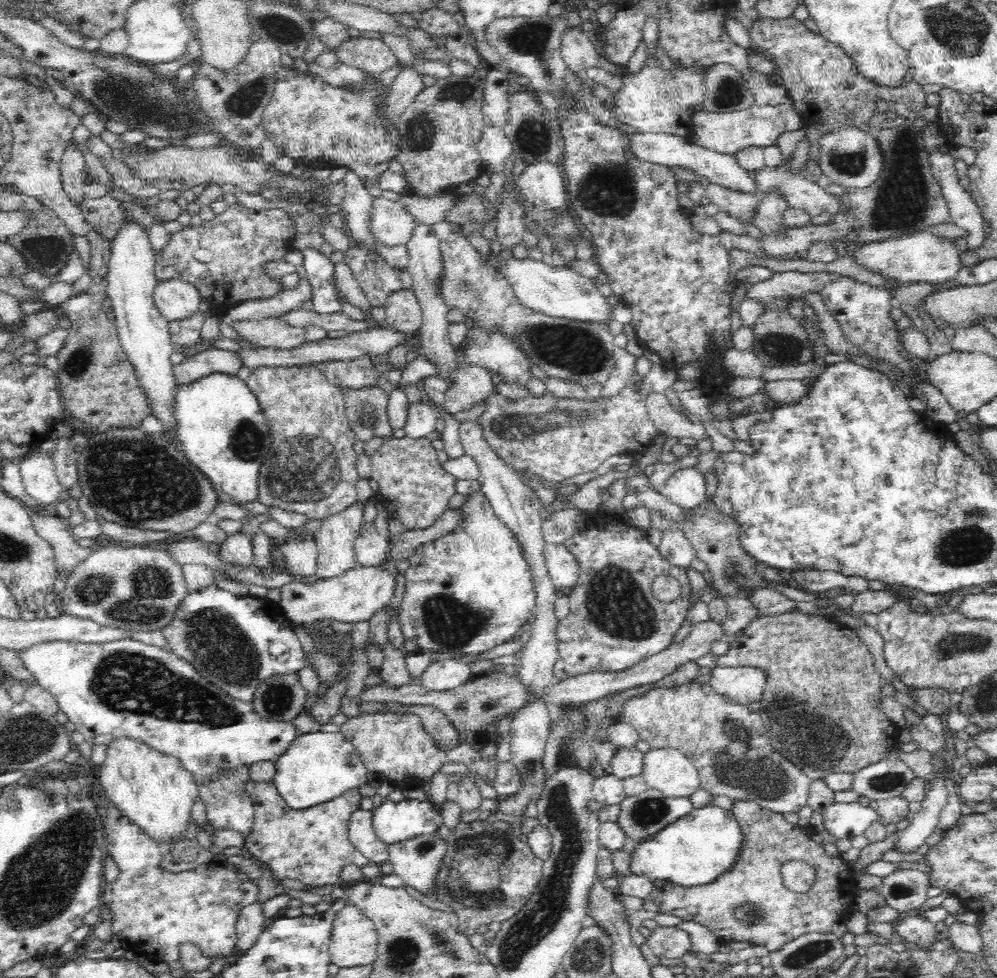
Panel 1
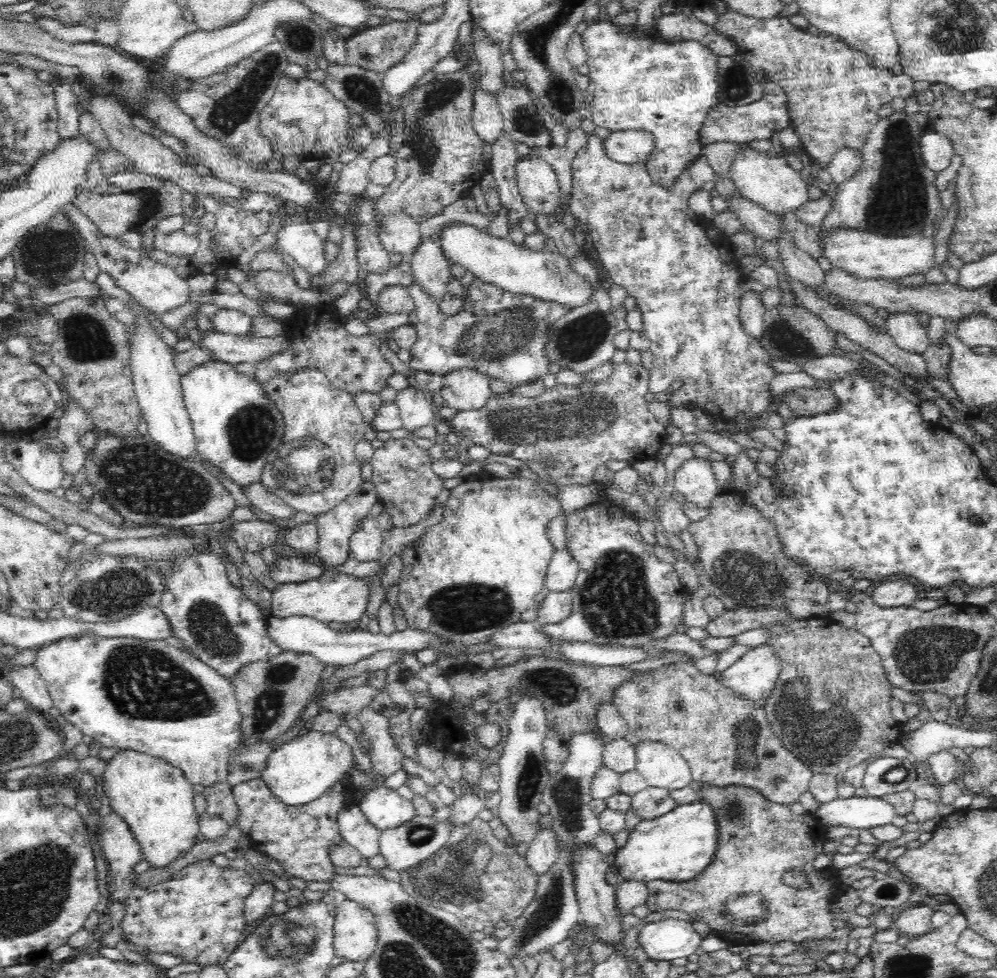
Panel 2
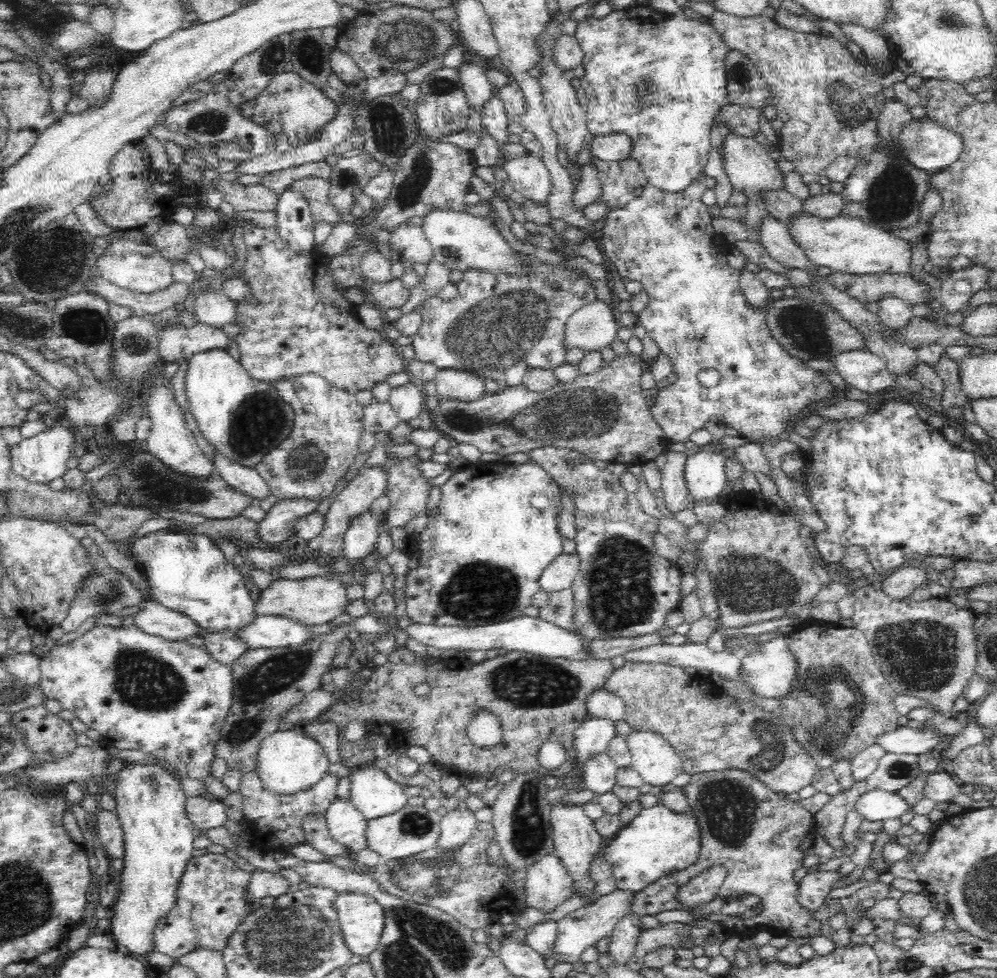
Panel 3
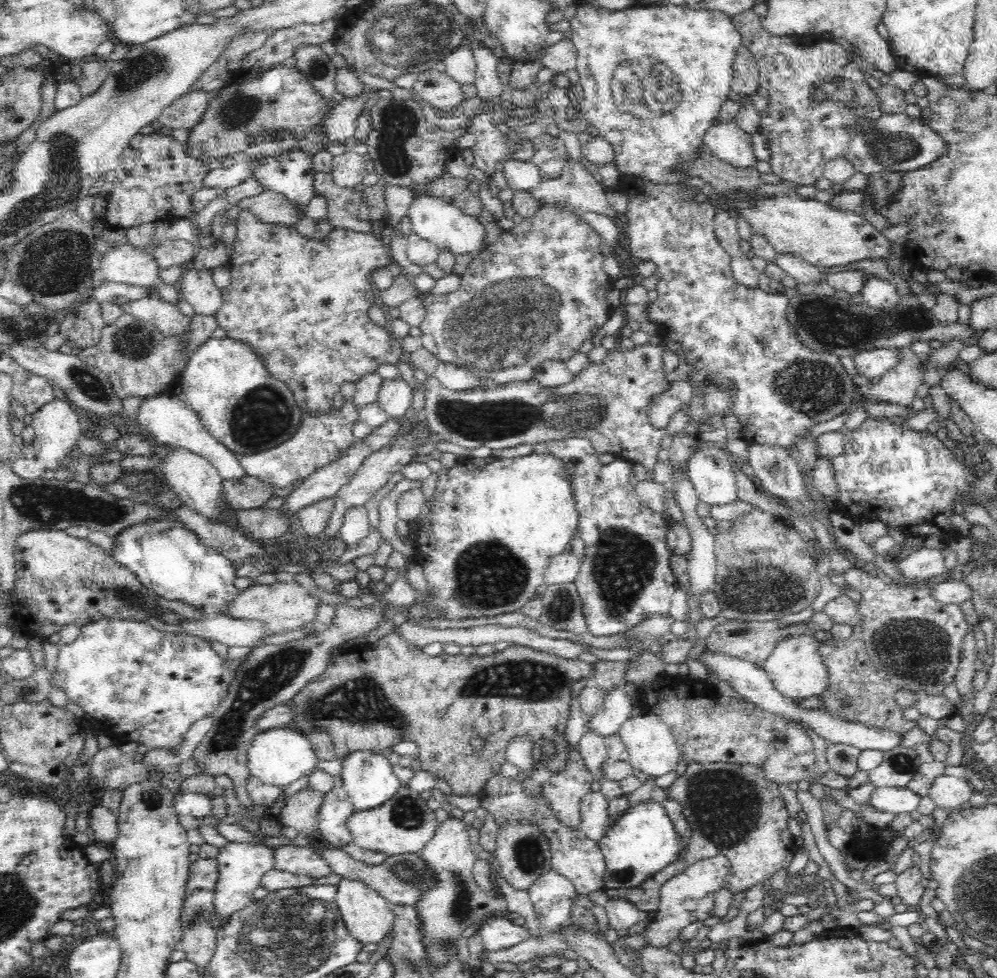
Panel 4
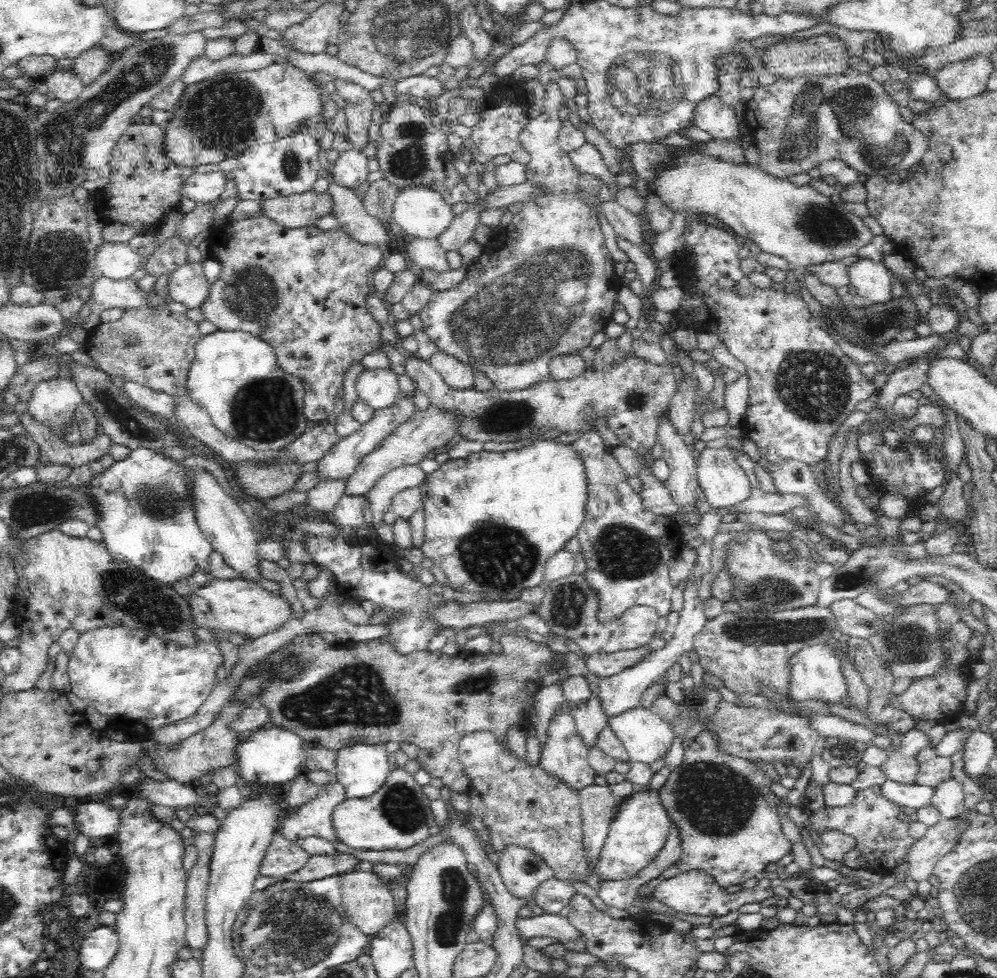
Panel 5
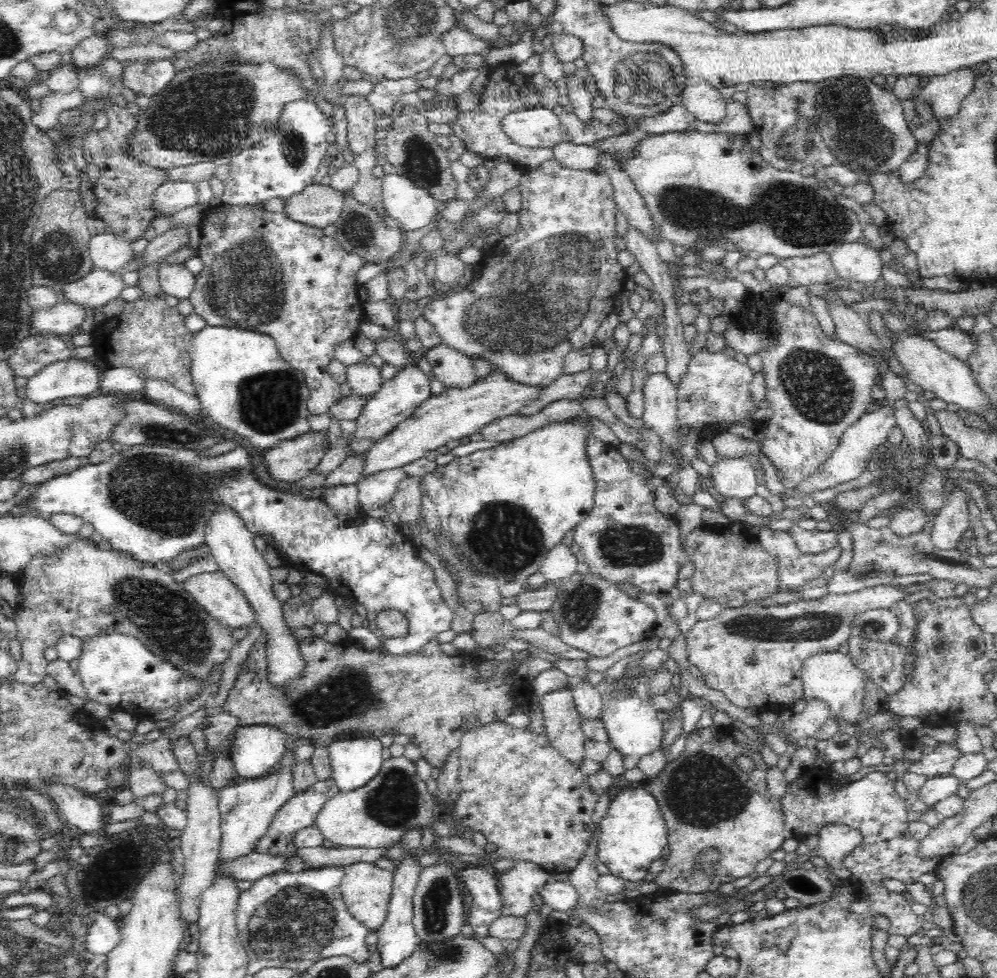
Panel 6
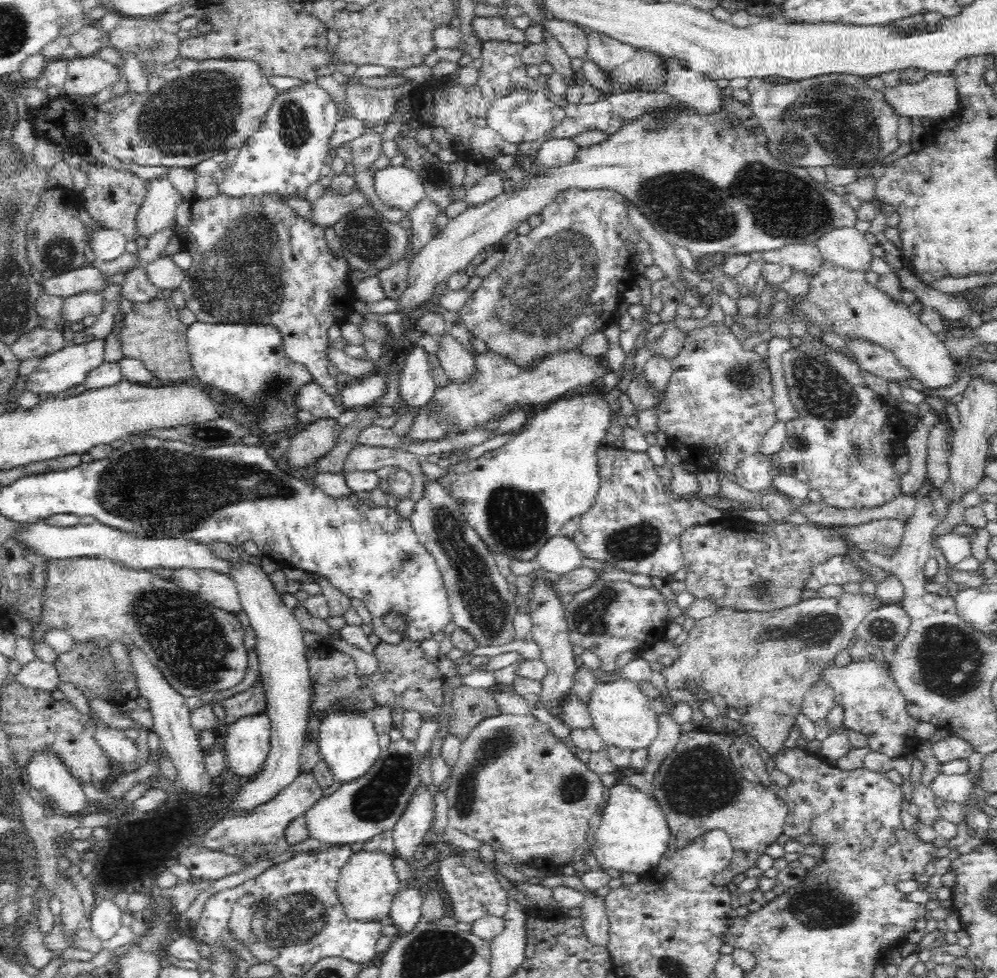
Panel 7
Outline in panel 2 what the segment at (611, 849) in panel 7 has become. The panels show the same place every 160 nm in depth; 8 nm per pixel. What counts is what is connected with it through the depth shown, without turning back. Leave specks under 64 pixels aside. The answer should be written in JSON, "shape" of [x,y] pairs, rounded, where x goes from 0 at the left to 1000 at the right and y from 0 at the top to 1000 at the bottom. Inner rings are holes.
{"shape":[[[708,820],[682,823],[677,830],[672,830],[656,839],[641,842],[632,852],[628,863],[622,867],[613,880],[613,888],[618,890],[625,900],[666,900],[676,903],[690,903],[705,894],[716,881],[721,867],[721,834],[717,827]]]}

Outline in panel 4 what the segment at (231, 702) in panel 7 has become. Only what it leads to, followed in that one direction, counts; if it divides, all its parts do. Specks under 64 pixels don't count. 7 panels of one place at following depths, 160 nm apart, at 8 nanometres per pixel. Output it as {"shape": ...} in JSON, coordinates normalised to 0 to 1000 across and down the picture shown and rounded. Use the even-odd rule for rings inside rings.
{"shape":[[[392,645],[381,652],[377,658],[370,661],[368,658],[362,660],[359,664],[354,664],[342,668],[341,670],[334,669],[329,675],[329,681],[325,686],[325,689],[321,689],[319,693],[313,694],[309,700],[305,701],[301,708],[289,716],[287,719],[295,721],[295,740],[298,746],[307,751],[313,745],[325,745],[331,749],[334,757],[337,773],[340,777],[344,778],[349,775],[355,769],[372,769],[373,771],[382,771],[386,765],[393,764],[399,759],[405,759],[409,757],[416,759],[420,763],[420,777],[422,785],[429,789],[436,791],[437,796],[445,796],[452,805],[452,810],[456,813],[477,813],[481,814],[486,802],[497,791],[502,790],[502,784],[507,779],[507,769],[509,763],[520,753],[531,753],[534,758],[535,765],[535,783],[538,787],[538,781],[543,776],[543,763],[547,759],[556,759],[562,764],[562,771],[558,777],[550,779],[548,785],[552,787],[552,790],[560,791],[560,789],[566,789],[568,783],[570,783],[570,757],[568,756],[568,742],[570,742],[570,736],[572,736],[572,718],[574,718],[574,701],[578,697],[588,696],[594,698],[595,689],[598,689],[598,682],[596,682],[595,675],[568,675],[562,673],[554,667],[544,667],[536,663],[524,660],[512,660],[504,666],[497,666],[489,670],[464,670],[460,668],[458,670],[449,670],[443,668],[440,671],[430,671],[423,663],[411,658],[401,647]],[[483,756],[484,762],[481,765],[473,762],[473,757]]]}

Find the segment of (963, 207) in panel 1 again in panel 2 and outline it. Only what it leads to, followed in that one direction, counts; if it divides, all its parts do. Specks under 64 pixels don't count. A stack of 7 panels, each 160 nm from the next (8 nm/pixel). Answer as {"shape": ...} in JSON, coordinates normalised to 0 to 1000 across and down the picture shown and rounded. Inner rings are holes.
{"shape":[[[932,129],[923,139],[924,156],[931,173],[943,176],[950,172],[958,157],[954,145]]]}

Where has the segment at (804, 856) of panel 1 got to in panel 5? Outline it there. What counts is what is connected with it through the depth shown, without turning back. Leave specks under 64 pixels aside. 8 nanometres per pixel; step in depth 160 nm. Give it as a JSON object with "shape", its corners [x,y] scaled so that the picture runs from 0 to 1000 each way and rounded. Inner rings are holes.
{"shape":[[[702,748],[688,764],[683,782],[674,787],[660,812],[669,832],[682,847],[685,870],[678,883],[639,910],[642,920],[656,918],[656,910],[662,902],[696,888],[712,892],[724,908],[744,905],[766,891],[770,883],[780,882],[788,873],[794,872],[794,863],[785,851],[779,814],[774,810],[774,797],[759,780],[720,768],[715,751],[711,748]]]}

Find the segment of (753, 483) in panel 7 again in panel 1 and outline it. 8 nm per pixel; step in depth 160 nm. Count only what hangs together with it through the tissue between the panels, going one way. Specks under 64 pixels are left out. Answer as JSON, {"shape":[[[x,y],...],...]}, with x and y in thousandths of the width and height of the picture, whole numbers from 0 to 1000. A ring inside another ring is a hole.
{"shape":[[[686,479],[676,483],[661,504],[684,521],[692,521],[708,511],[707,487],[700,479]]]}

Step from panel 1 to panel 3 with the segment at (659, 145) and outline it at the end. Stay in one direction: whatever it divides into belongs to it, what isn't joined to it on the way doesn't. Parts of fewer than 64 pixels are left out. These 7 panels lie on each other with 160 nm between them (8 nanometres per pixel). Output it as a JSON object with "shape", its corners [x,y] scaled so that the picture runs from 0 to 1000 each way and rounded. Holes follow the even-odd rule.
{"shape":[[[612,137],[610,139],[597,139],[593,147],[588,150],[595,160],[605,165],[622,167],[631,163],[636,155],[636,142],[630,137]]]}

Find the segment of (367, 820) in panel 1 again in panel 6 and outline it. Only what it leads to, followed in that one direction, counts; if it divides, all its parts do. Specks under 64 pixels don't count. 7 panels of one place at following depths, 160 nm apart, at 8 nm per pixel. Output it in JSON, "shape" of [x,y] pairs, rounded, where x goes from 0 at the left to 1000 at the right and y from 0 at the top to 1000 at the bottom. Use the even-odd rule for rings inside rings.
{"shape":[[[331,796],[327,798],[318,798],[315,804],[309,806],[308,810],[296,814],[277,832],[276,838],[273,838],[269,852],[262,859],[258,866],[259,871],[267,873],[285,873],[286,875],[296,874],[298,866],[296,865],[297,855],[305,849],[317,846],[319,834],[325,827],[327,820],[332,818],[337,812],[342,811],[338,802]]]}

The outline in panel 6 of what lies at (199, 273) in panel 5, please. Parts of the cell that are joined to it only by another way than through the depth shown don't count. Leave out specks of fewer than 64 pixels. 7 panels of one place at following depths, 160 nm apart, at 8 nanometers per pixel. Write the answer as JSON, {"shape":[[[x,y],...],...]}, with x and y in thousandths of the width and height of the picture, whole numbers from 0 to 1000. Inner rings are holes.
{"shape":[[[162,267],[158,284],[161,302],[169,301],[181,307],[189,307],[197,294],[197,281],[191,278],[186,271]]]}

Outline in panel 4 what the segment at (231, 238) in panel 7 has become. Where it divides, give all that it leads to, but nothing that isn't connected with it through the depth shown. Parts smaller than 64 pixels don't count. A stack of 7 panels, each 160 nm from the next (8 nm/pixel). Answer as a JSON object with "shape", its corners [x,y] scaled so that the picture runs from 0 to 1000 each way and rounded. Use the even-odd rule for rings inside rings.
{"shape":[[[243,216],[239,220],[238,239],[234,245],[235,257],[229,266],[231,274],[231,290],[223,294],[223,313],[221,319],[216,322],[219,333],[225,338],[229,347],[245,352],[251,360],[259,366],[263,375],[273,388],[286,392],[295,403],[296,411],[303,421],[329,419],[333,417],[340,405],[341,397],[345,391],[359,392],[365,384],[379,381],[381,374],[397,374],[401,368],[408,367],[408,362],[403,357],[402,348],[395,346],[387,333],[379,333],[369,325],[369,316],[375,310],[375,297],[372,293],[372,278],[378,274],[388,273],[394,269],[390,258],[390,251],[385,251],[381,243],[377,243],[373,237],[355,237],[343,233],[334,233],[331,238],[319,245],[303,241],[295,232],[282,229],[266,228],[259,225],[251,216]]]}

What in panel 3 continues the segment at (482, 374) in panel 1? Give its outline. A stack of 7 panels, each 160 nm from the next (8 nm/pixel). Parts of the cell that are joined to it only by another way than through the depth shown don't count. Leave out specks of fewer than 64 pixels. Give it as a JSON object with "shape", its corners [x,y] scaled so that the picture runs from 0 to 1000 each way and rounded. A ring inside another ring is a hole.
{"shape":[[[440,378],[436,392],[440,406],[453,410],[478,411],[488,403],[485,388],[466,379]]]}

